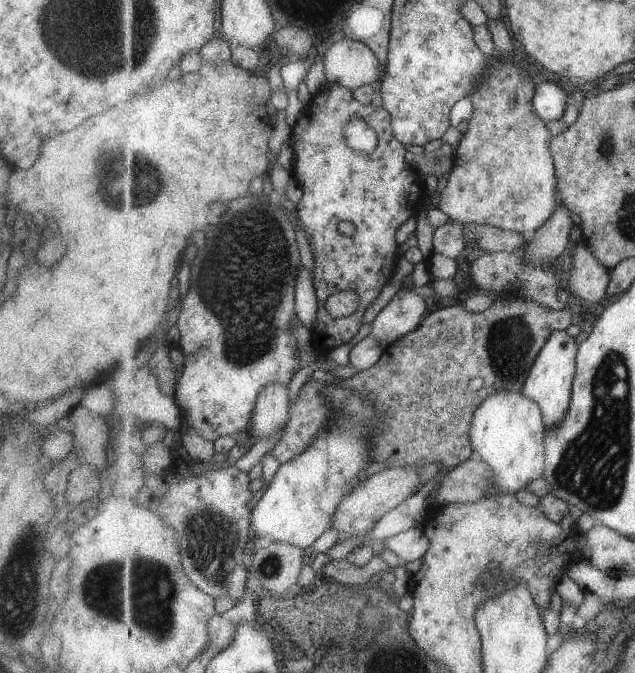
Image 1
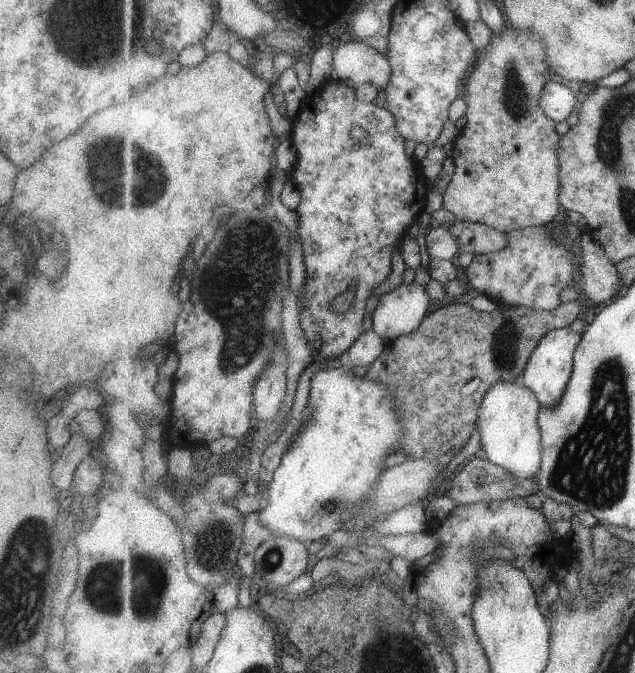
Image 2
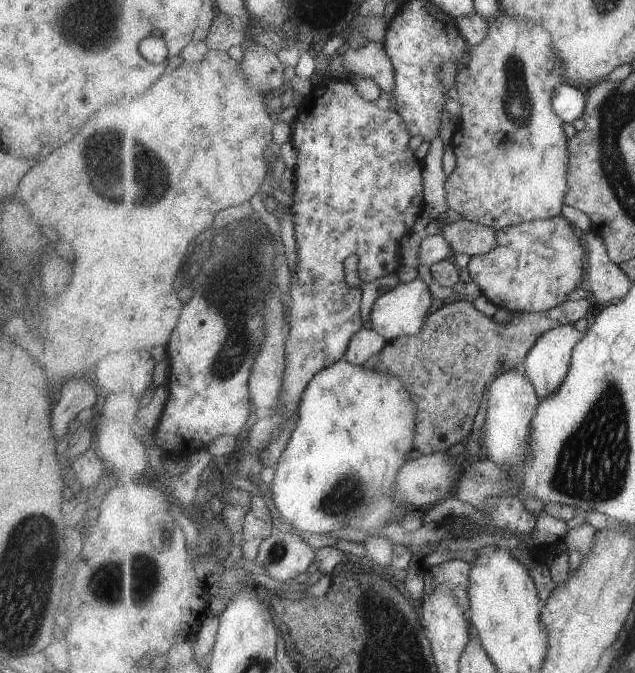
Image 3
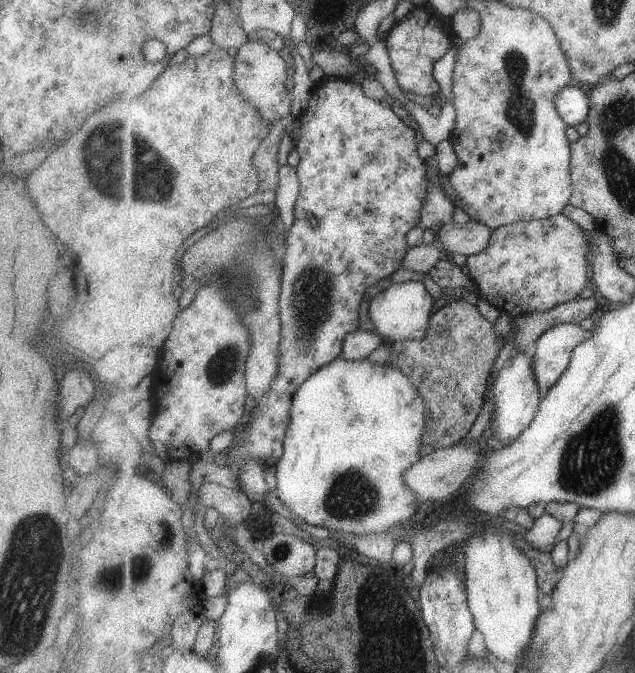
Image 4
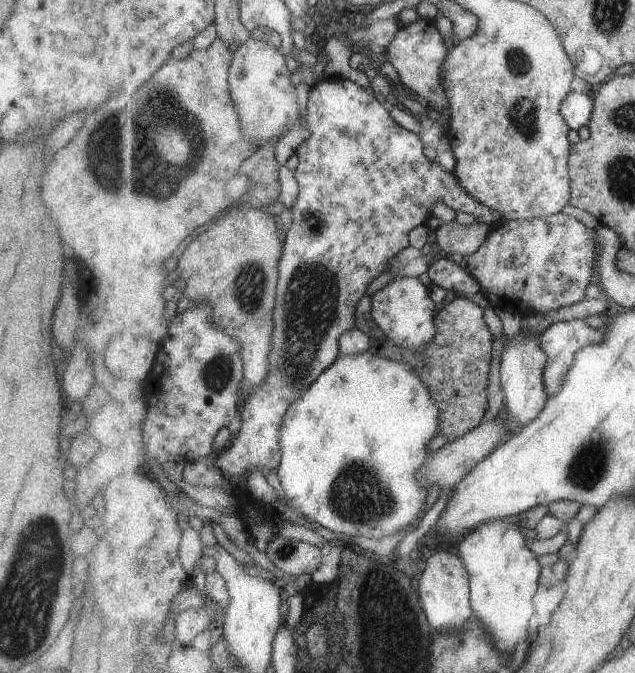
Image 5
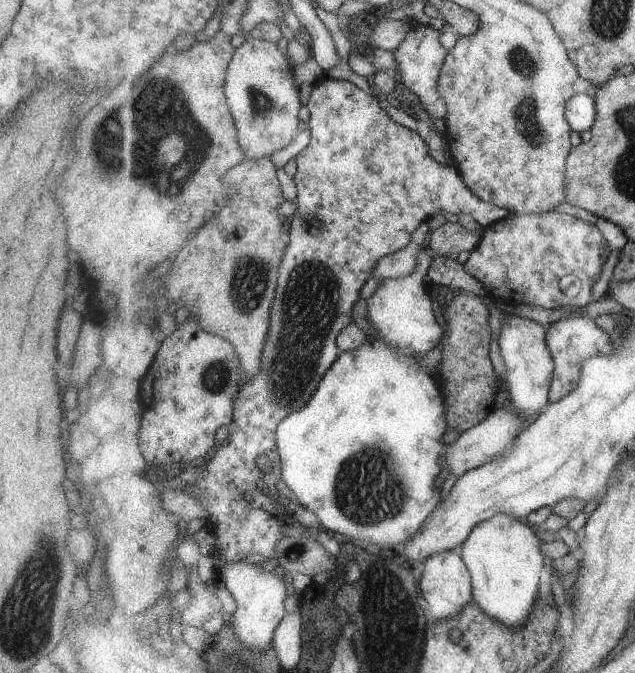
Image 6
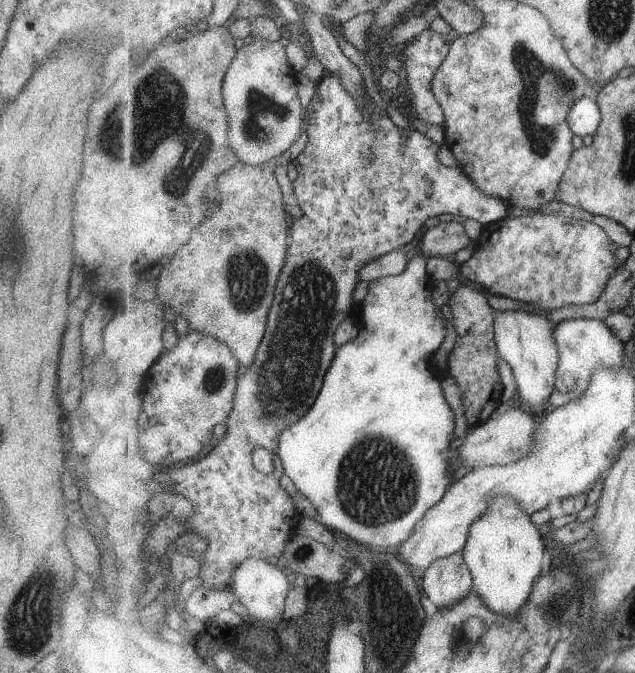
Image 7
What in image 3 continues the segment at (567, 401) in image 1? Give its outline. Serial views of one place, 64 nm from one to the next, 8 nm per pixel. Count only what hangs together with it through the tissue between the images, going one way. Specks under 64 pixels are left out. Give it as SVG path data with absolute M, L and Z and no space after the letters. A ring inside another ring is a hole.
M567 324L551 329L535 343L523 366L527 378L533 382L542 400L553 396L561 388L567 374L570 372L575 347L585 336L587 336L587 330L579 331L573 324Z

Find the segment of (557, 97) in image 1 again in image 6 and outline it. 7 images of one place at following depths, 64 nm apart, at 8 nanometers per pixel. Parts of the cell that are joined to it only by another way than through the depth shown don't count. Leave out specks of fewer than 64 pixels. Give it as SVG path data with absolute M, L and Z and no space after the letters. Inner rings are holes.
M585 88L573 96L567 102L566 117L572 130L578 133L590 131L597 122L597 104L593 90Z

